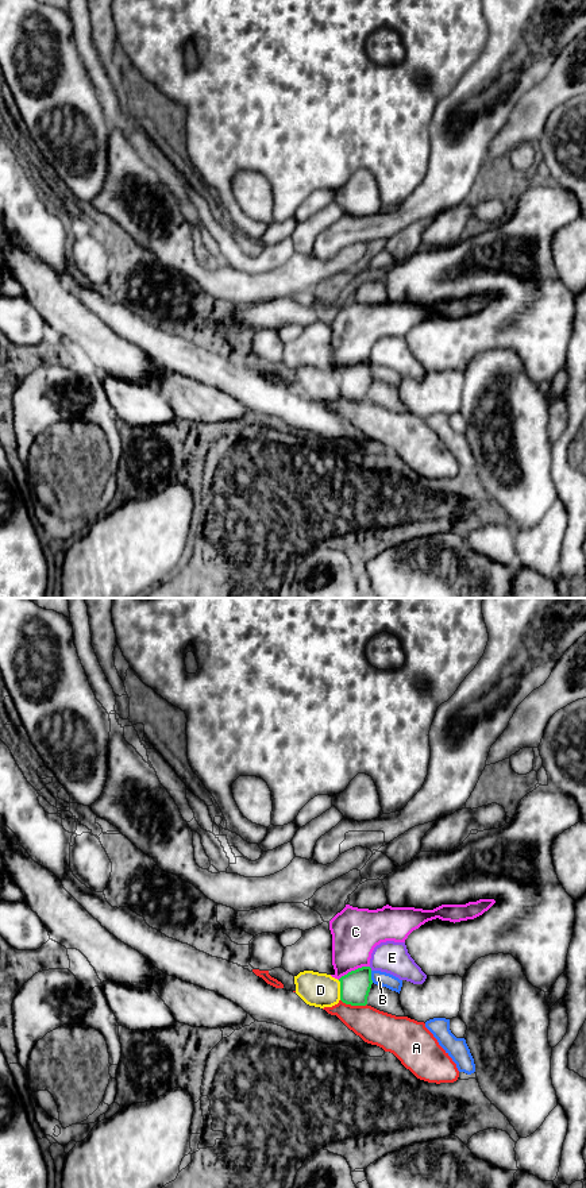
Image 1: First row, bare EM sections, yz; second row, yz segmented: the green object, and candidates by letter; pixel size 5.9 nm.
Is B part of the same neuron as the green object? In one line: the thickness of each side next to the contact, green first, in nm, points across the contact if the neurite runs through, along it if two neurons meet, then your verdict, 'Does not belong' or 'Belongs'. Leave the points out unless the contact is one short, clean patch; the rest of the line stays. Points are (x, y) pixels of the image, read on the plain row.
Thickness 180 nm (green) against 90 nm. Boundary: yz (370, 366), (373, 377). Does not belong

